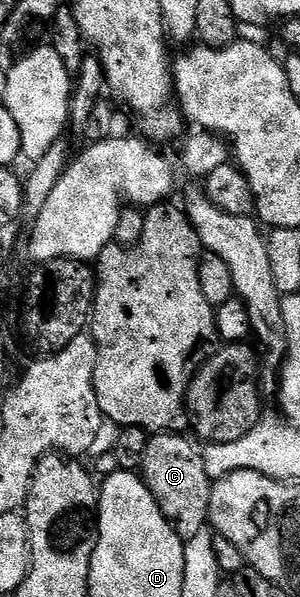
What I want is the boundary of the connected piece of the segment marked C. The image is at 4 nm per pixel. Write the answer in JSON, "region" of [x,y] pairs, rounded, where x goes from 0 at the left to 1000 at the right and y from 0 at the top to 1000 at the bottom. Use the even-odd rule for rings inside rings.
{"region":[[[537,720],[500,729],[490,754],[463,772],[463,796],[523,836],[543,861],[577,876],[607,905],[620,906],[687,883],[703,801],[680,779],[673,752],[577,722],[590,720]]]}

